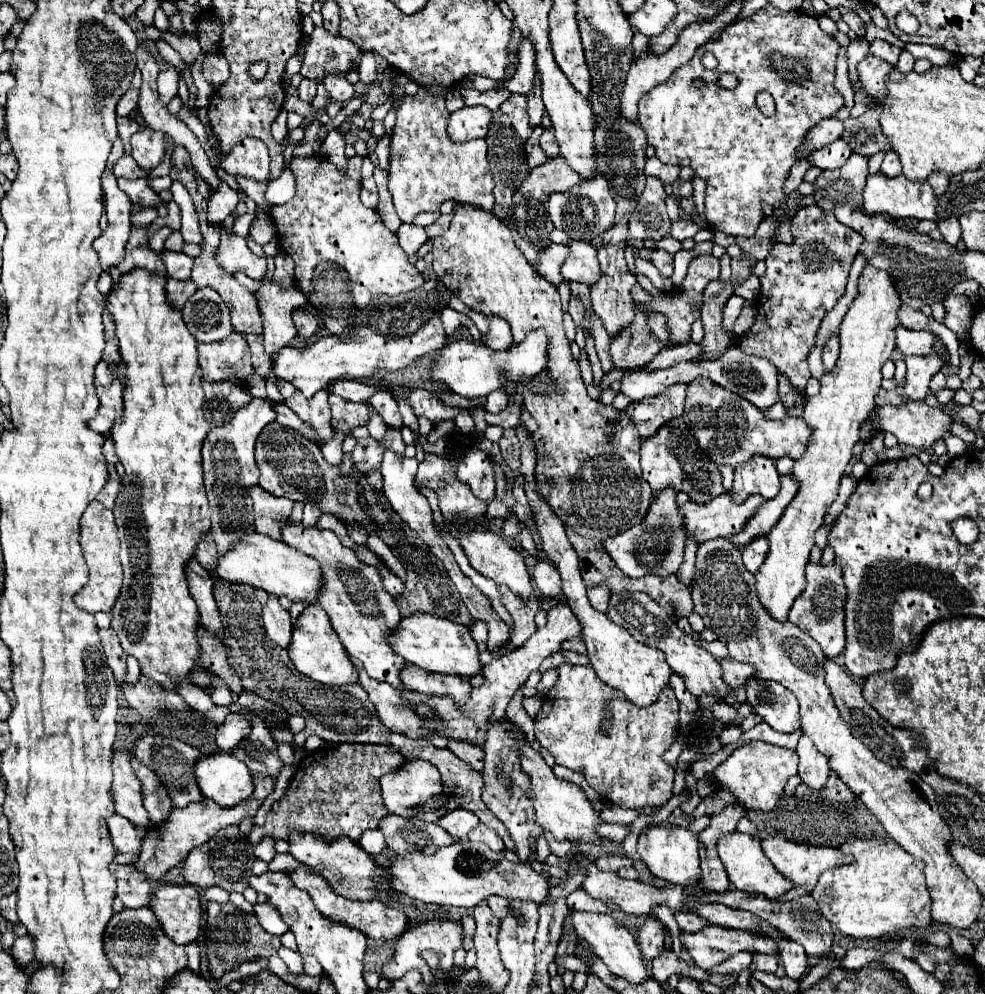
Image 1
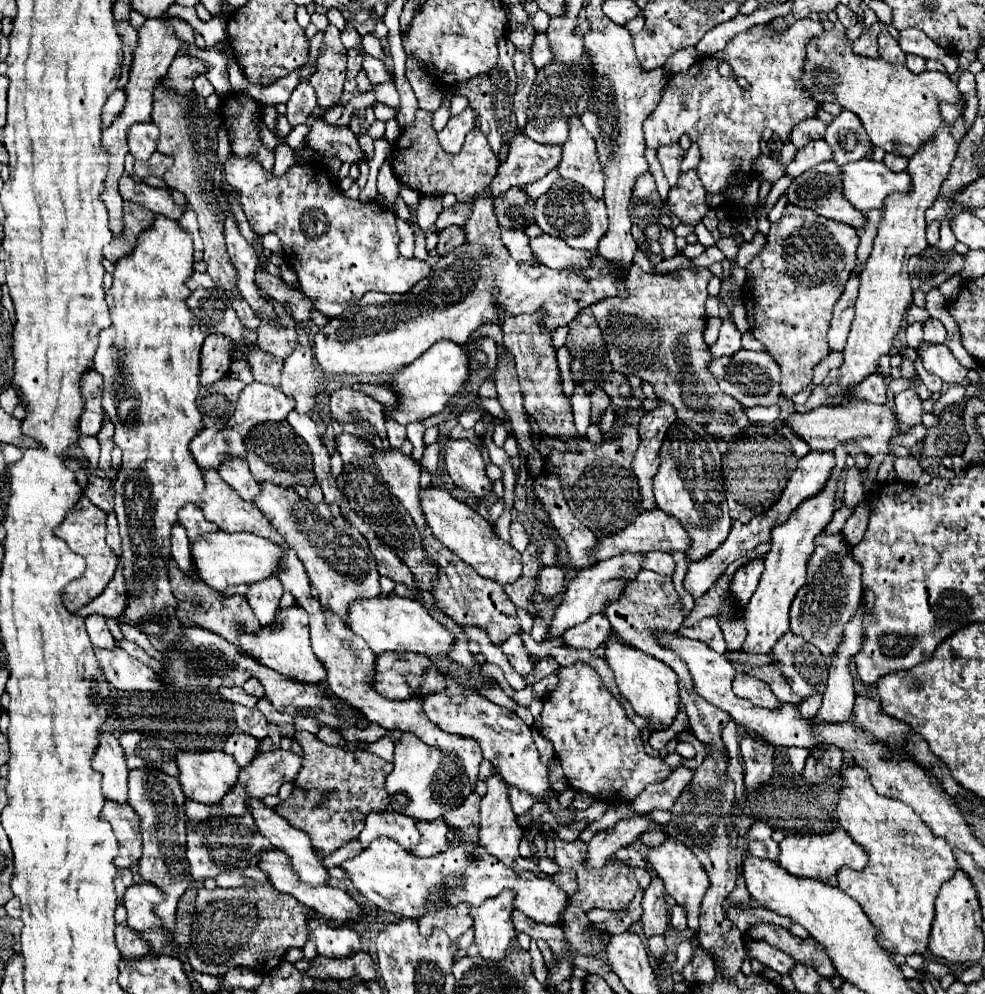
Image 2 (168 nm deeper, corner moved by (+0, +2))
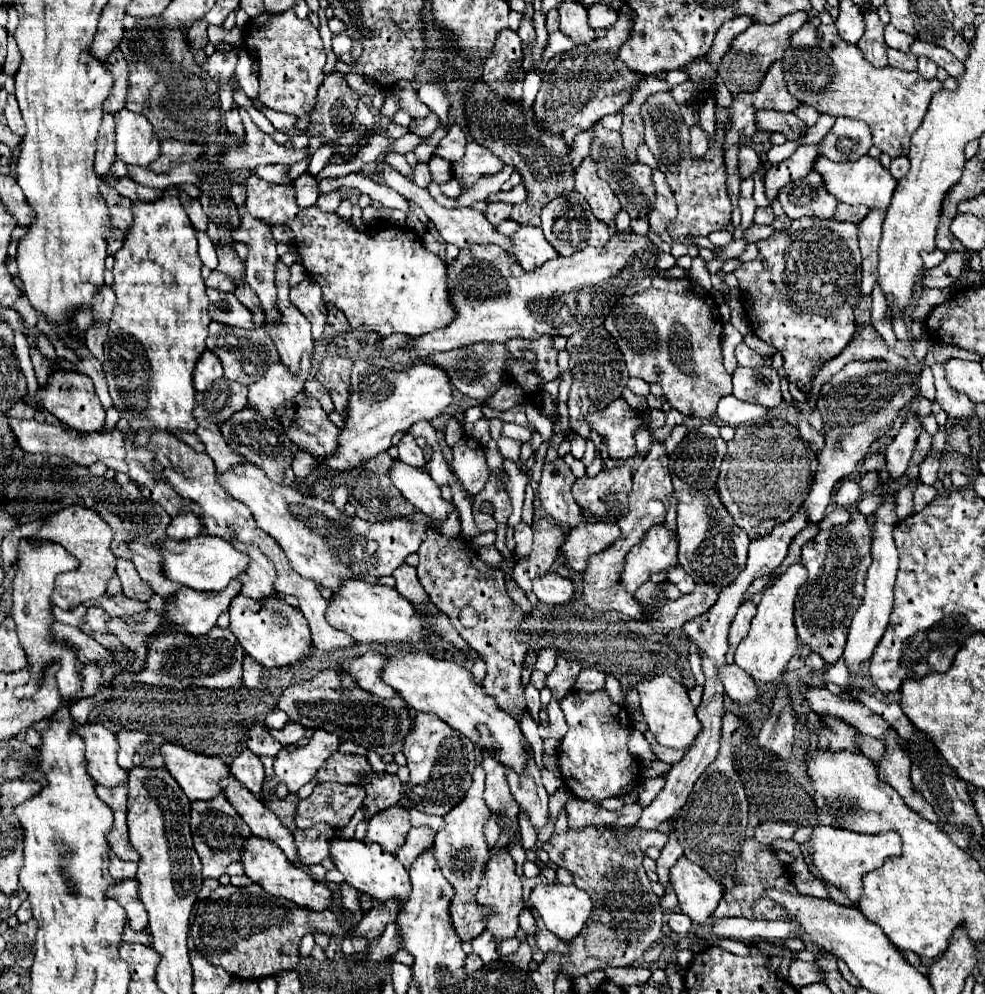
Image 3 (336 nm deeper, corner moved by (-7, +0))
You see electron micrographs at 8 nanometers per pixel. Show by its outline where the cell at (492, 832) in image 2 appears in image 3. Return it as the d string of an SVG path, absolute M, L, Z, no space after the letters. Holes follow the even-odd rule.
M501 848L501 852L497 856L489 858L483 882L477 892L477 902L483 908L493 910L493 914L487 918L487 930L491 930L497 940L507 940L507 938L515 936L515 930L519 926L517 916L525 908L525 902L521 896L521 878L515 872L515 862L513 862L511 854L507 854L507 848Z

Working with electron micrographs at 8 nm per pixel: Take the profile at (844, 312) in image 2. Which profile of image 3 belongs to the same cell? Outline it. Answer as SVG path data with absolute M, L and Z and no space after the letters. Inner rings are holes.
M869 210L867 218L859 222L859 250L863 256L863 282L861 282L863 294L871 294L871 288L877 282L877 254L885 216L887 210Z

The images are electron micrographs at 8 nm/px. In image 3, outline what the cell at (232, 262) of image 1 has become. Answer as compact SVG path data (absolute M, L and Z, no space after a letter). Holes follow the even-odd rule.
M313 278L303 280L299 286L291 288L289 298L291 298L291 304L311 322L313 340L319 340L323 336L325 322L327 322L327 308L323 304L319 284Z

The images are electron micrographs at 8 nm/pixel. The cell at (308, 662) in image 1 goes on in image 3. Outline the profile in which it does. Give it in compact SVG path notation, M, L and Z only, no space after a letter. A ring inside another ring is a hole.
M239 594L231 600L229 616L231 616L229 630L233 632L233 636L239 640L243 650L265 668L295 664L307 660L311 654L313 642L311 642L307 620L297 608L289 606L283 598L275 596L265 600L253 600ZM257 606L261 606L261 610L257 610Z

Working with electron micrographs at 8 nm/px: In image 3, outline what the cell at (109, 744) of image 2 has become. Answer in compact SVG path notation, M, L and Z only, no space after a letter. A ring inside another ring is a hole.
M81 724L73 730L85 742L87 774L101 786L113 788L127 782L127 770L117 766L117 742L115 734L101 724Z

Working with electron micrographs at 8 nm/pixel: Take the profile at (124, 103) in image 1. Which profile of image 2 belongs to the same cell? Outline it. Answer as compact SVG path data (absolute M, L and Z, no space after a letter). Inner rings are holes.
M118 88L116 92L112 92L112 96L110 96L110 98L106 100L106 104L104 104L104 112L102 112L104 128L108 128L108 126L114 122L114 118L122 112L124 104L126 104L126 92L124 92L122 88Z

